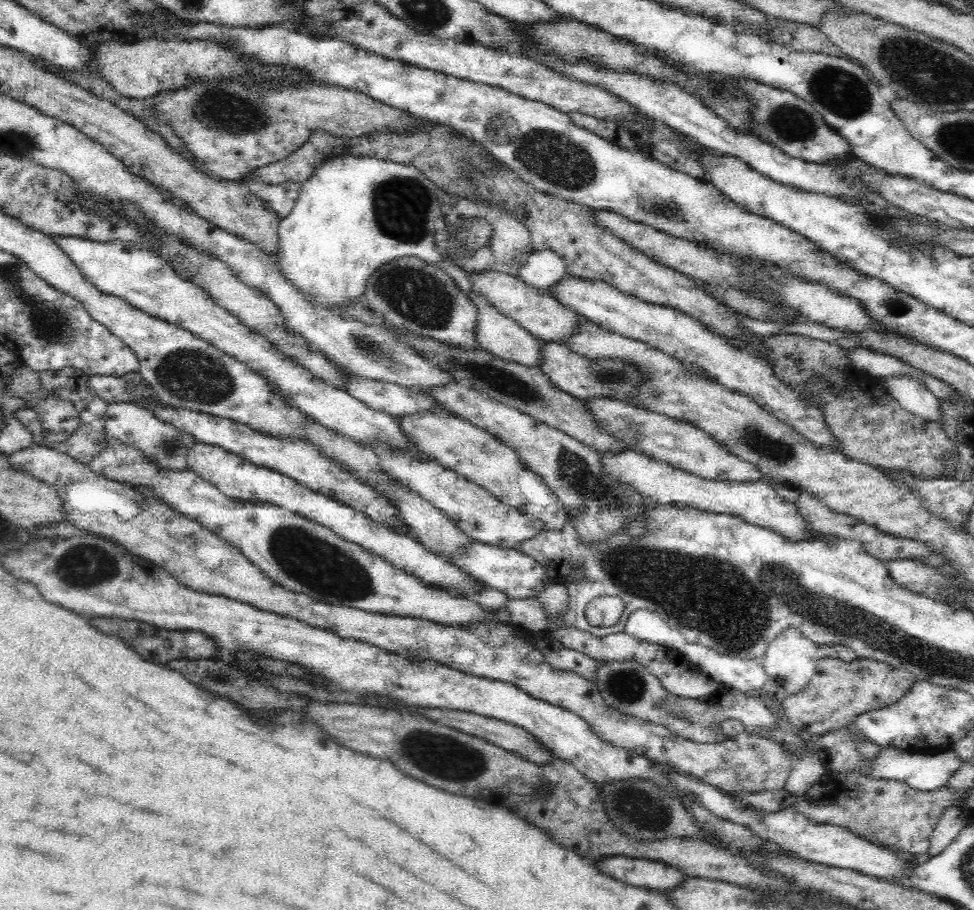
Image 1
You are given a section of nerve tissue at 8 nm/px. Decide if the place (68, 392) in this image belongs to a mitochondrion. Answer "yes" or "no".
no

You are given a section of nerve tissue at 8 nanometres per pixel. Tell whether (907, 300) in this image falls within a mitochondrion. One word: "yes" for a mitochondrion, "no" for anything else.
no

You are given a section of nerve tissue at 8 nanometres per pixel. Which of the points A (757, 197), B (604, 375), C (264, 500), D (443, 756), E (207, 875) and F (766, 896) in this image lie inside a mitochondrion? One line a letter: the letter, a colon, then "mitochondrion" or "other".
A: other
B: mitochondrion
C: other
D: mitochondrion
E: other
F: other

